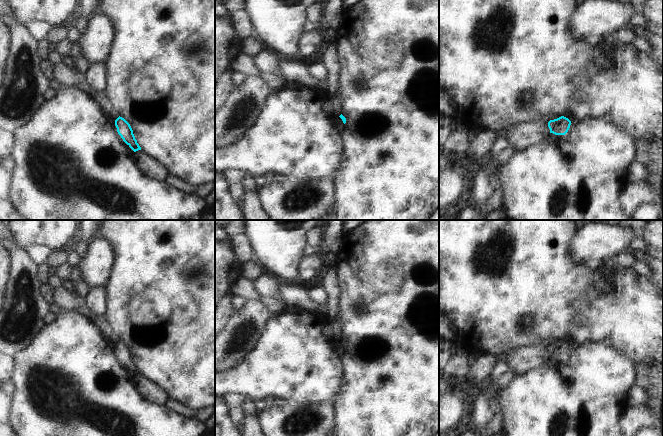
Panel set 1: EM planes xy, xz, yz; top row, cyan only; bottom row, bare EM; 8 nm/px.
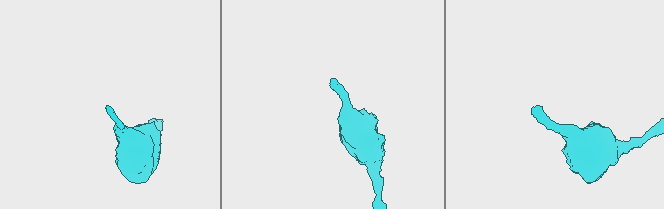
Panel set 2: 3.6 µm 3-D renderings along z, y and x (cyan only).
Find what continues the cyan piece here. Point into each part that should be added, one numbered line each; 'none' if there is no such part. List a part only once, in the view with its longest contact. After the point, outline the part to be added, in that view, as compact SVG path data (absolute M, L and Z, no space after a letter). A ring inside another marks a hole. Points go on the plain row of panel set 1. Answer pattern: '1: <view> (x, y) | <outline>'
none

